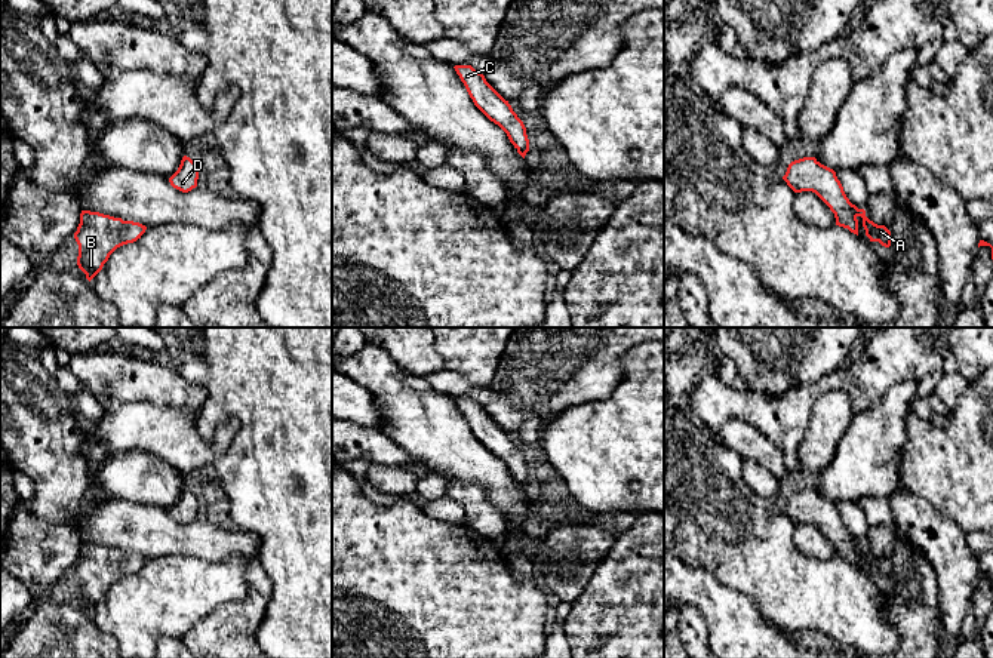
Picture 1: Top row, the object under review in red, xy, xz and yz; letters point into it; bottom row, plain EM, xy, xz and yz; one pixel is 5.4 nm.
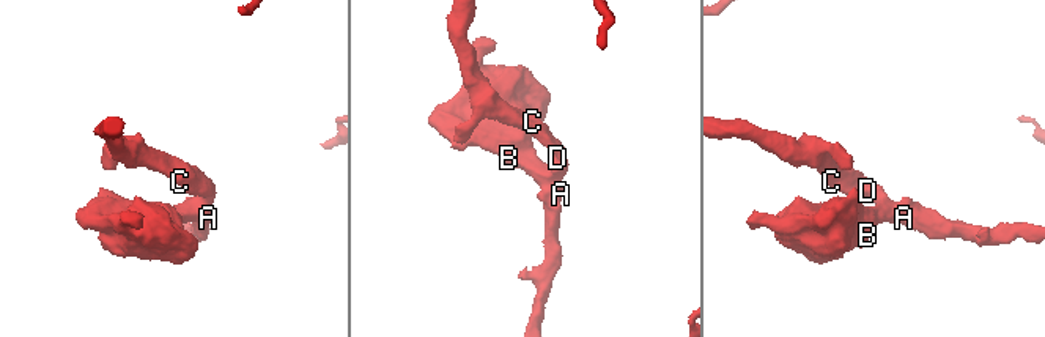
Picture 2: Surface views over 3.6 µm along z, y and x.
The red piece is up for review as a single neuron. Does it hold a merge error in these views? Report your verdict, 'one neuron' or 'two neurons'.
one neuron

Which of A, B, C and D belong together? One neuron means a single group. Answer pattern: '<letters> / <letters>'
A B C D

